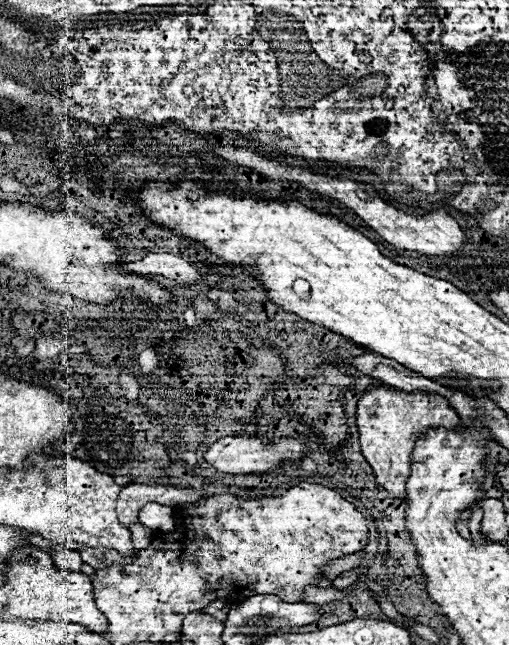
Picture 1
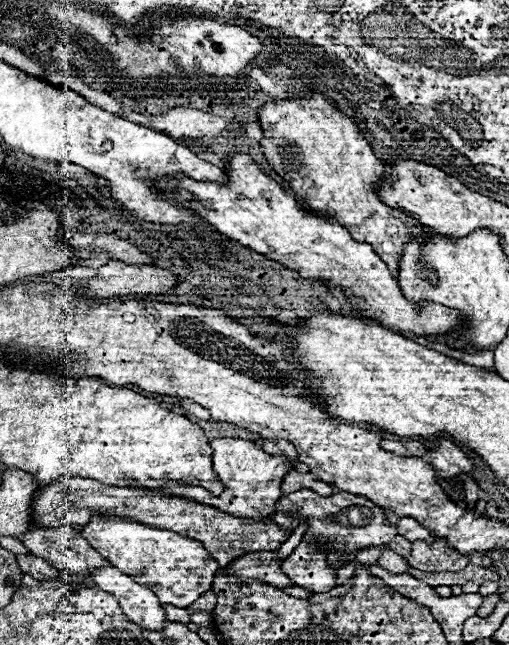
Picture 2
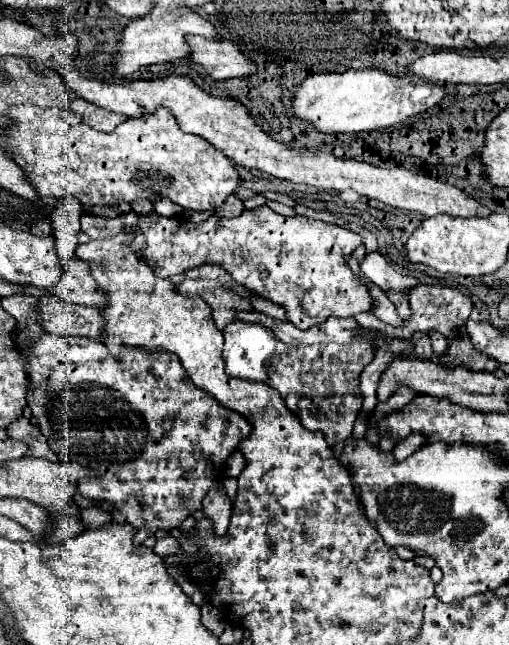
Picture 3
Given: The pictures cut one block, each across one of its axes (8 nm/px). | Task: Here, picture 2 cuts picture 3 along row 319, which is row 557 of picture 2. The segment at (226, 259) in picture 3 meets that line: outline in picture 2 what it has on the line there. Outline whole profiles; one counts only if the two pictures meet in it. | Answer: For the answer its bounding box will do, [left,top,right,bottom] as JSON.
[276,488,396,592]

